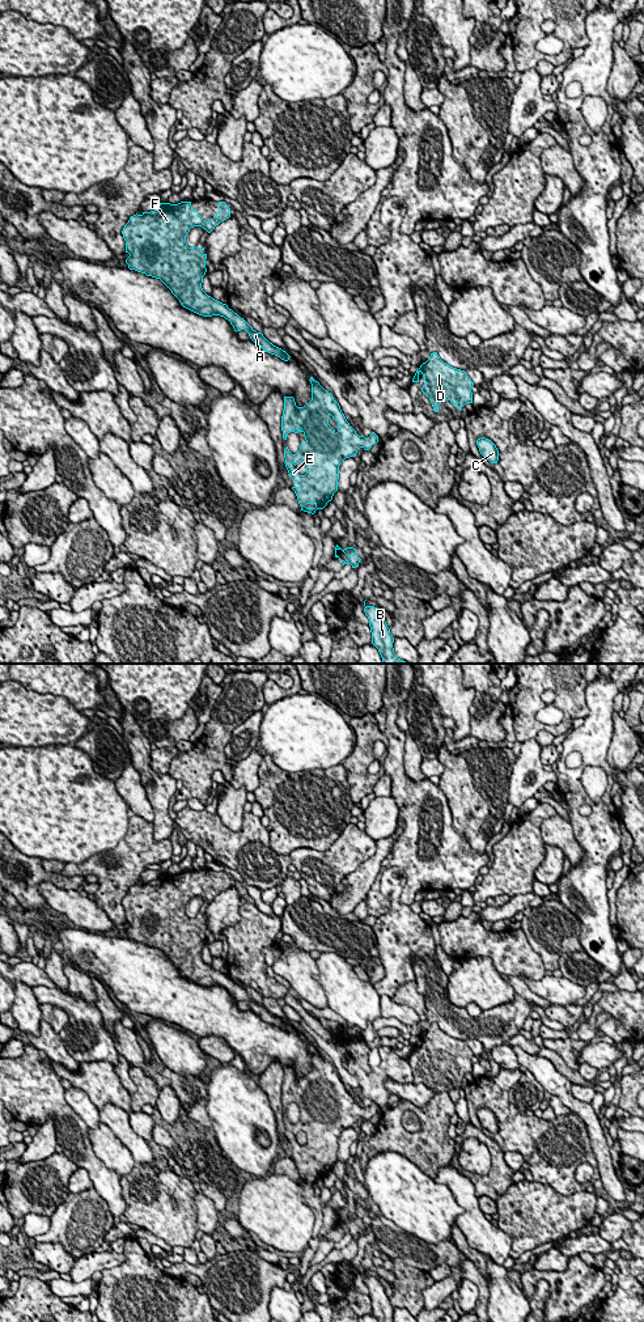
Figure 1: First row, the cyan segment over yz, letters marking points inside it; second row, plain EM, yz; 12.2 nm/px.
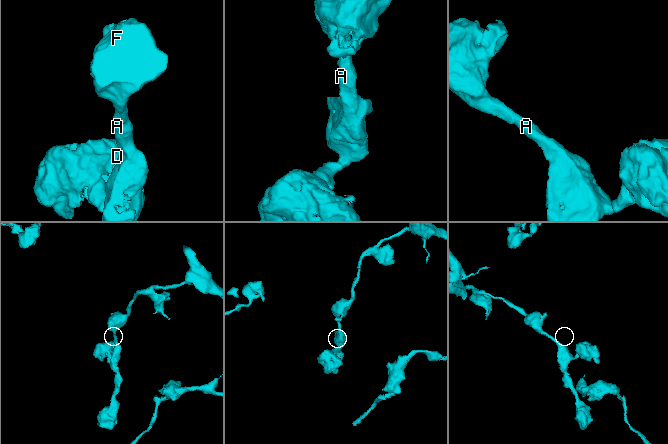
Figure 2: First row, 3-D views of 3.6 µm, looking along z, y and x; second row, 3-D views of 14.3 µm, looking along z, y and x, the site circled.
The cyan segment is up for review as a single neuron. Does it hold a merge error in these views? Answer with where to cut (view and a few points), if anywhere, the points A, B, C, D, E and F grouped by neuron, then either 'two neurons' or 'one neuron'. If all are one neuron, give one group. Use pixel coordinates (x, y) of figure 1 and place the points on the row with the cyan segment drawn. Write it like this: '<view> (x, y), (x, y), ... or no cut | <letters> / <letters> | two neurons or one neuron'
no cut | A B C D E F | one neuron

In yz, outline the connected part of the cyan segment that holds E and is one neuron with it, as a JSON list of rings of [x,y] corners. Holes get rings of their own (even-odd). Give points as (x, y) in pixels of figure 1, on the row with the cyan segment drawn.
[[[313,377],[309,381],[312,401],[304,407],[297,407],[293,397],[284,397],[281,431],[284,440],[289,432],[302,432],[306,440],[296,454],[292,454],[288,446],[284,449],[284,463],[289,476],[300,484],[292,490],[301,510],[314,514],[317,509],[323,509],[338,491],[340,463],[355,457],[360,448],[369,450],[378,442],[378,436],[374,432],[368,438],[359,436],[332,394]],[[301,461],[306,463],[305,475],[291,467]]]

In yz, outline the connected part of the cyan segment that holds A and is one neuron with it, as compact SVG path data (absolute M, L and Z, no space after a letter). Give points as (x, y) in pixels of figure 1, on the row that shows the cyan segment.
M191 202L160 203L154 211L131 216L124 225L122 234L126 253L130 254L126 263L130 270L160 279L183 308L203 317L224 317L236 332L247 331L264 352L288 361L291 356L285 351L270 343L226 304L212 298L202 288L207 254L202 253L204 247L188 247L186 236L194 226L211 233L229 217L230 208L225 202L219 202L219 213L209 221L203 220Z

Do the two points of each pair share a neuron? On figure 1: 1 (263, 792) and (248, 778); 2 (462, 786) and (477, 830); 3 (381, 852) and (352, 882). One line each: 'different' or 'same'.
1: different
2: same
3: same

